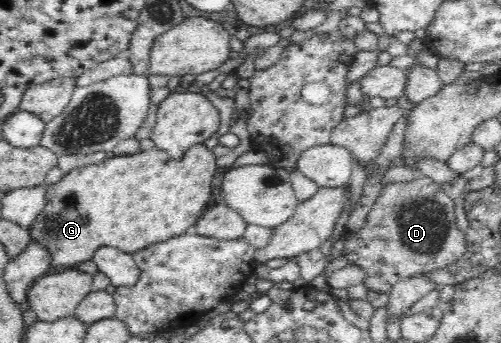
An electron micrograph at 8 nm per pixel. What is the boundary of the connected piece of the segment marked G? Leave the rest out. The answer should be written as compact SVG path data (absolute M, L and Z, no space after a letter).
M204 143L190 147L181 161L167 159L165 151L154 147L151 151L141 150L141 153L125 157L113 156L97 165L69 171L47 188L47 203L29 228L31 240L45 246L51 253L54 270L62 270L93 259L97 249L103 246L115 247L133 255L147 246L183 235L207 209L213 191L211 183L215 177L216 158L213 150L209 150Z

